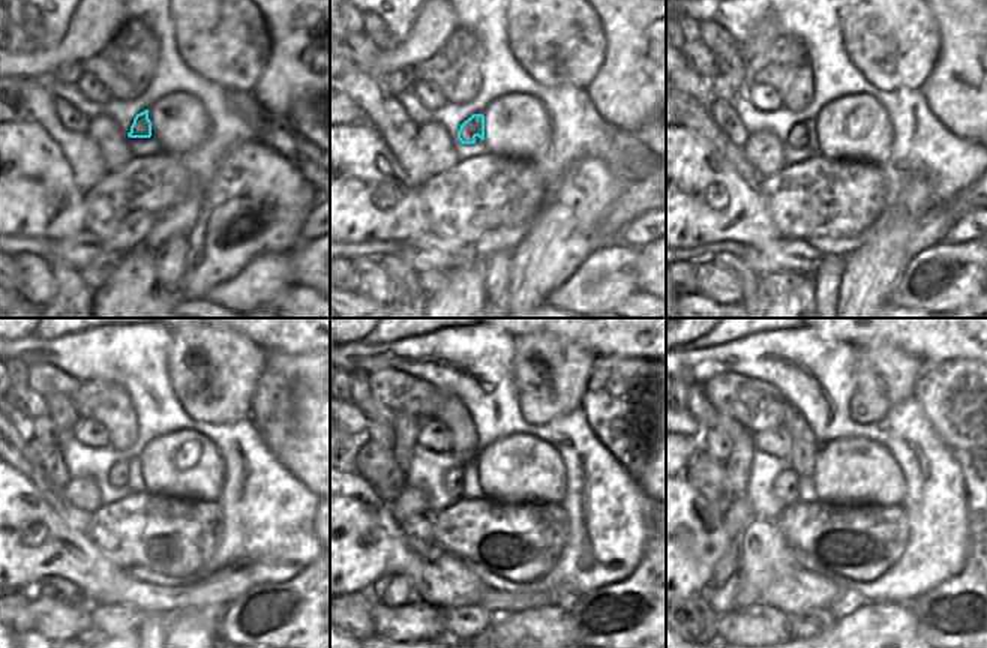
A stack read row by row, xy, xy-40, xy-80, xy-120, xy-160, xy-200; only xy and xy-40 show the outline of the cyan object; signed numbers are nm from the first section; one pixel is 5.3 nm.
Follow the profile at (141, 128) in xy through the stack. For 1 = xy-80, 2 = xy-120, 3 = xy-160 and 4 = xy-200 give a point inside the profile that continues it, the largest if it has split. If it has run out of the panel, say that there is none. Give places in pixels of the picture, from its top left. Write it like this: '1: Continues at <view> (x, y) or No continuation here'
1: Continues at xy-80 (797, 137)
2: Continues at xy-120 (119, 473)
3: Continues at xy-160 (453, 482)
4: Continues at xy-200 (786, 486).

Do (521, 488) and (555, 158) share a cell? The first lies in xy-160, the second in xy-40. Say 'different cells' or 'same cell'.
different cells

